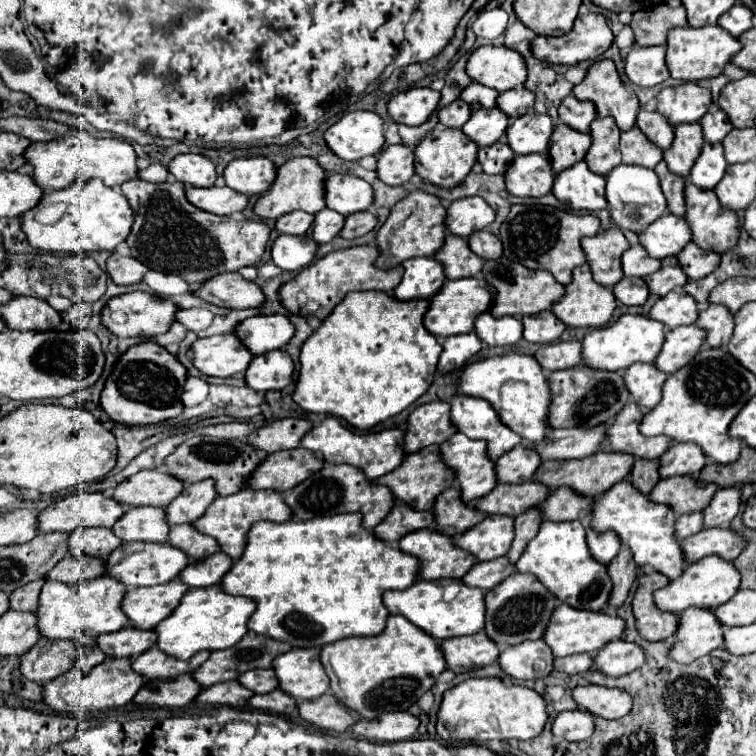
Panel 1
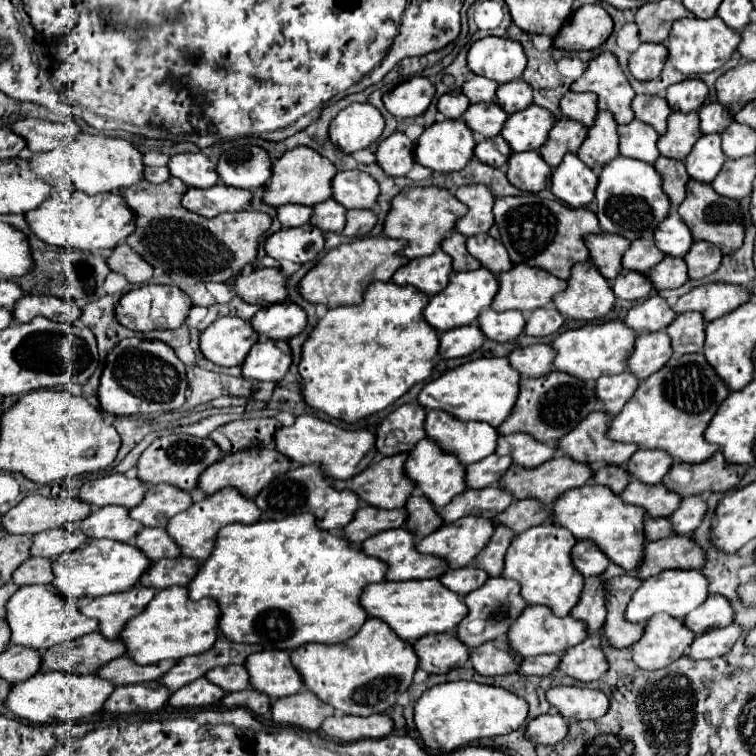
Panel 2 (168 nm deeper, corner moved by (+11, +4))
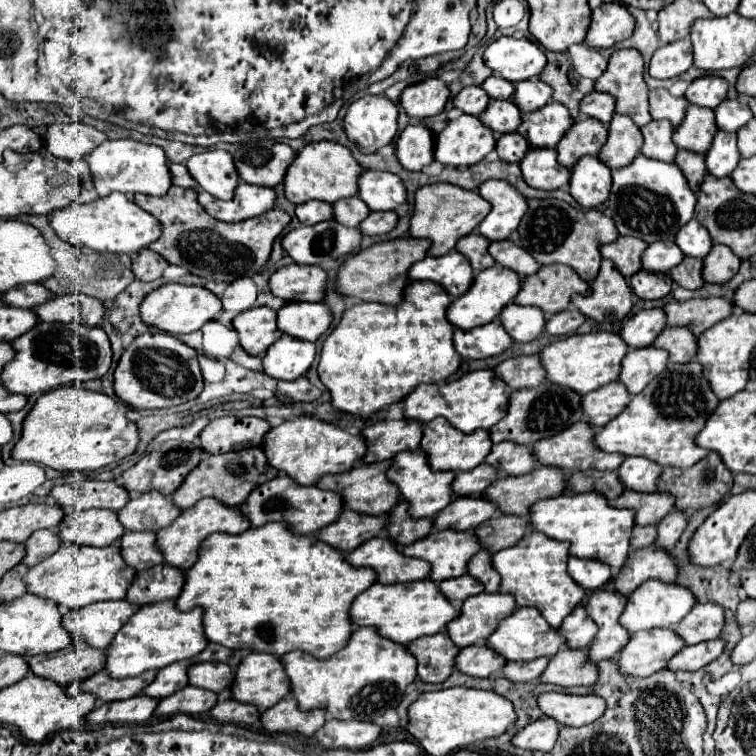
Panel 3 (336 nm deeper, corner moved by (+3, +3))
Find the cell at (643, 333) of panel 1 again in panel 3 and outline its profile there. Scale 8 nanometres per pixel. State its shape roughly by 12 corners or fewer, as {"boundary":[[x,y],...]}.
{"boundary":[[616,333],[546,345],[546,381],[590,393],[620,375],[628,345]]}

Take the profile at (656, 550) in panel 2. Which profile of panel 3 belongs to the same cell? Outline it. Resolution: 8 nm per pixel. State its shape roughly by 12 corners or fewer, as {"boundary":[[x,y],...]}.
{"boundary":[[654,545],[632,549],[612,579],[628,597],[648,579],[672,583],[676,563]]}

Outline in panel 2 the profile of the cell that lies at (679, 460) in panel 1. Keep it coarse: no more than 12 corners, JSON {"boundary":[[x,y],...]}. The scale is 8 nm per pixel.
{"boundary":[[640,448],[628,472],[646,484],[658,484],[674,460],[668,452]]}

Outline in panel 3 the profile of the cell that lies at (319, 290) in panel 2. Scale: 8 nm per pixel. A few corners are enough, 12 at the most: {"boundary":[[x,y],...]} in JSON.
{"boundary":[[402,237],[348,257],[342,295],[398,305],[432,241]]}

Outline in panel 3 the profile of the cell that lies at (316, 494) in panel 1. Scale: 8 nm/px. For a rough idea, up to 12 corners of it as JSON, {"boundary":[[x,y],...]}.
{"boundary":[[286,475],[256,487],[242,517],[312,535],[344,509],[334,491]]}

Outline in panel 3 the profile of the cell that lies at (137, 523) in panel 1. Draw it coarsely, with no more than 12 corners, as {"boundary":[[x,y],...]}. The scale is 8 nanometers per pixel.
{"boundary":[[70,511],[58,525],[62,545],[106,547],[124,529],[114,511]]}

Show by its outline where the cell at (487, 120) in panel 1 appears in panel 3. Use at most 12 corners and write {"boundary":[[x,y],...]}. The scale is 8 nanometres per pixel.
{"boundary":[[510,99],[492,101],[480,119],[494,133],[512,133],[522,113]]}

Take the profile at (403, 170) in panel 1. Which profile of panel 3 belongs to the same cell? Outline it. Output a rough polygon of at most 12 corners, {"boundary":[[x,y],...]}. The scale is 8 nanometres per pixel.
{"boundary":[[408,125],[396,141],[404,169],[422,171],[434,161],[434,133]]}

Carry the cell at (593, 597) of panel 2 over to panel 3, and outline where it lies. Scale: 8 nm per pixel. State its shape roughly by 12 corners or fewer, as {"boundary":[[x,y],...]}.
{"boundary":[[582,605],[570,613],[558,633],[566,647],[584,649],[596,625]]}

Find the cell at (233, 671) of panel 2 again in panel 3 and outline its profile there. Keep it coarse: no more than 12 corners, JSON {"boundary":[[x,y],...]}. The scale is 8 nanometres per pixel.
{"boundary":[[216,661],[188,669],[190,685],[224,693],[234,679],[230,665]]}

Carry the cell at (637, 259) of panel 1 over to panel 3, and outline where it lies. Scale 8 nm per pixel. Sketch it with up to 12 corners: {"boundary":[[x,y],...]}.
{"boundary":[[656,241],[644,251],[650,273],[668,273],[684,253],[674,241]]}

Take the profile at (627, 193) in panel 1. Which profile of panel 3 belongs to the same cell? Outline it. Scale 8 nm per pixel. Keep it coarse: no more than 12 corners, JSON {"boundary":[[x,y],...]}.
{"boundary":[[676,163],[612,171],[620,235],[674,241],[696,193]]}

